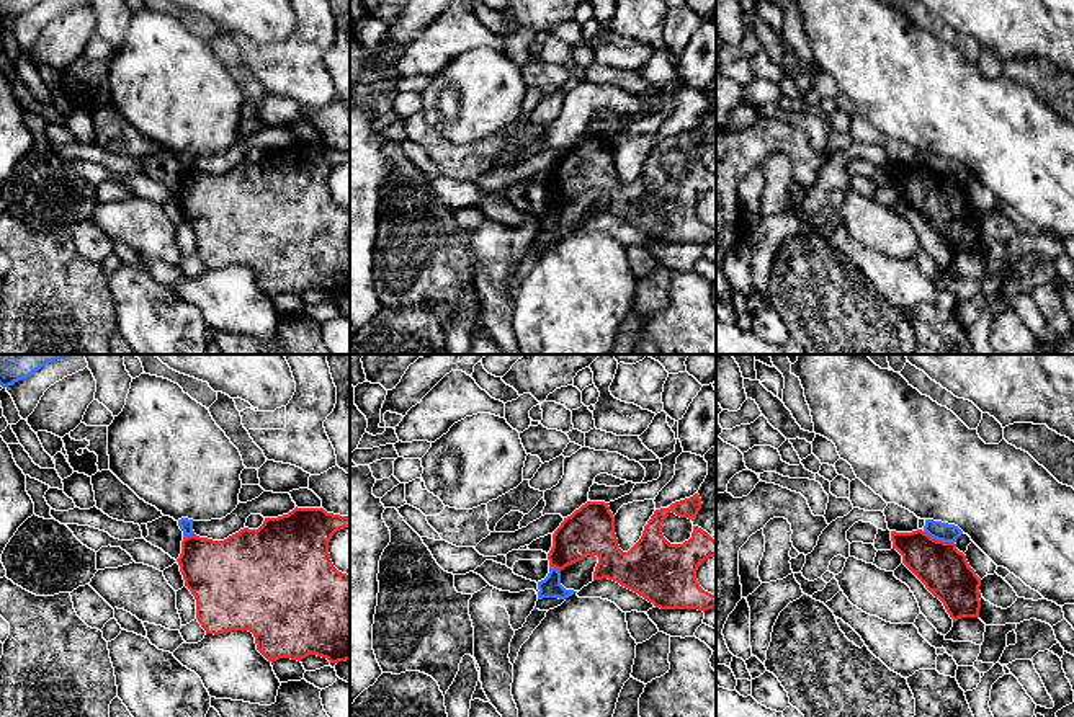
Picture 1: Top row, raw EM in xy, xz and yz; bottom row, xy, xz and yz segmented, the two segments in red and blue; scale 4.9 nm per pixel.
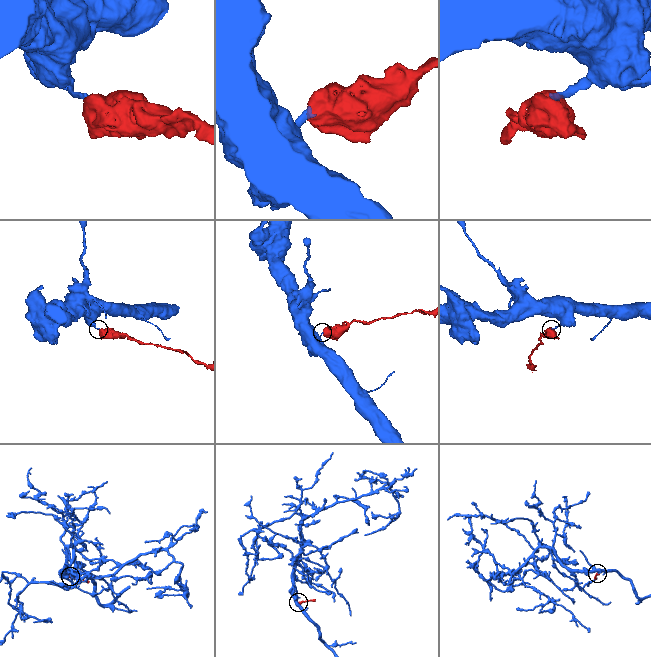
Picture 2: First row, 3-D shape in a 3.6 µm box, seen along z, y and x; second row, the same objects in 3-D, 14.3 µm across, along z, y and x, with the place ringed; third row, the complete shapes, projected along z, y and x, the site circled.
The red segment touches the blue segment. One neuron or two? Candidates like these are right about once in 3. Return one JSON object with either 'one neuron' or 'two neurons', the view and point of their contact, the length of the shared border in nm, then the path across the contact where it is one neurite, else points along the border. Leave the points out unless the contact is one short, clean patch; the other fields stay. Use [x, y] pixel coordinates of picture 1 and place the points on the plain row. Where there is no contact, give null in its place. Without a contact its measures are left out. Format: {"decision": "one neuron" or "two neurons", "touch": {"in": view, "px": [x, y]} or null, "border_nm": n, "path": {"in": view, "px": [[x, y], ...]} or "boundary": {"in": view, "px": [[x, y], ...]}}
{"decision": "two neurons", "touch": {"in": "yz", "px": [939, 175]}, "border_nm": 170, "boundary": {"in": "yz", "px": [[922, 165], [937, 173], [953, 177]]}}

